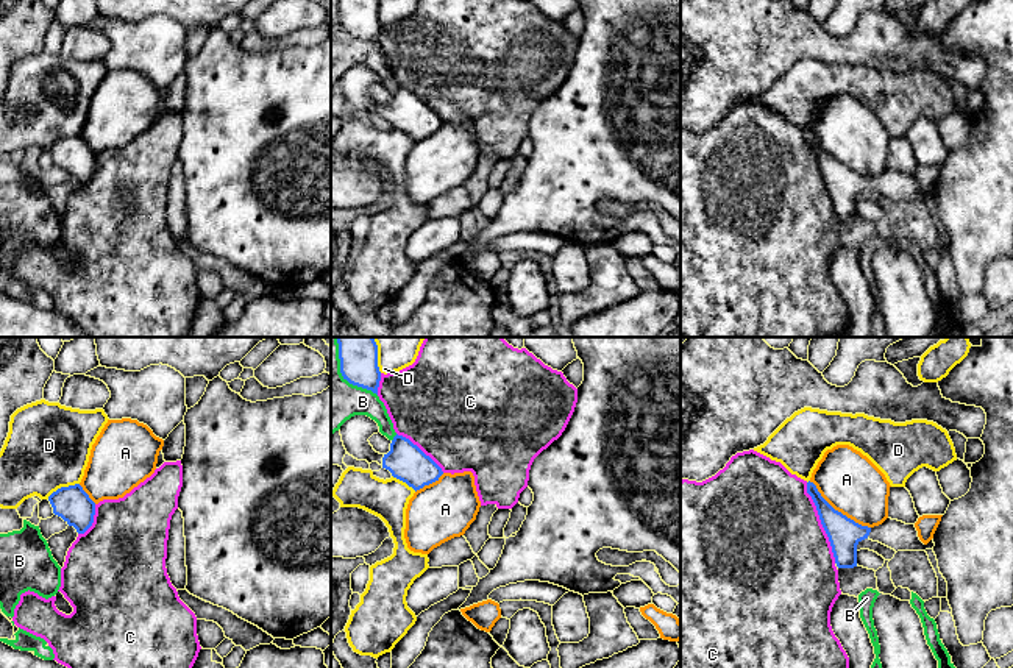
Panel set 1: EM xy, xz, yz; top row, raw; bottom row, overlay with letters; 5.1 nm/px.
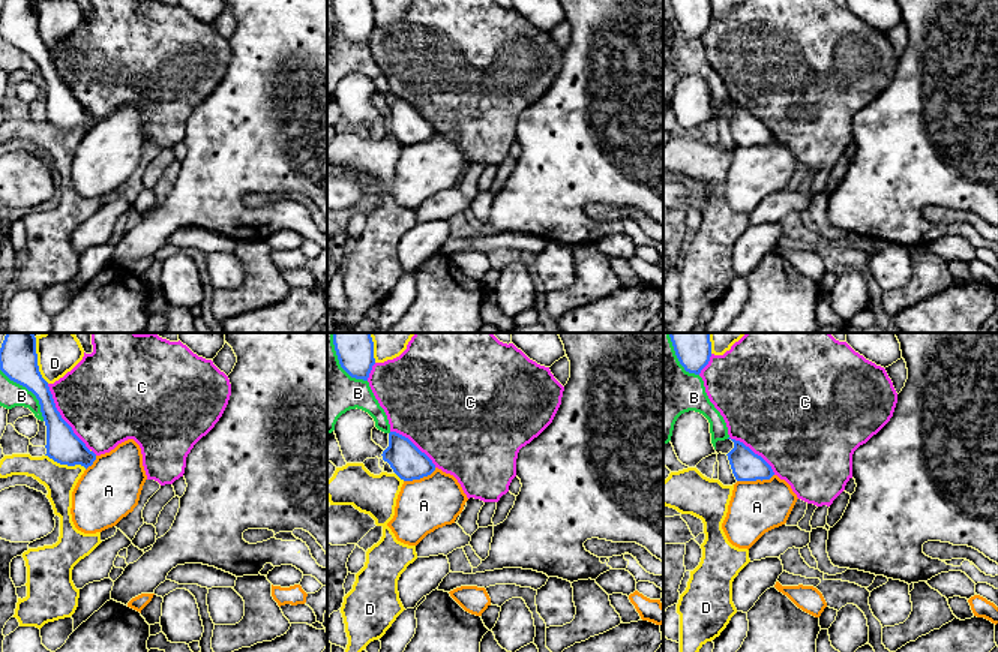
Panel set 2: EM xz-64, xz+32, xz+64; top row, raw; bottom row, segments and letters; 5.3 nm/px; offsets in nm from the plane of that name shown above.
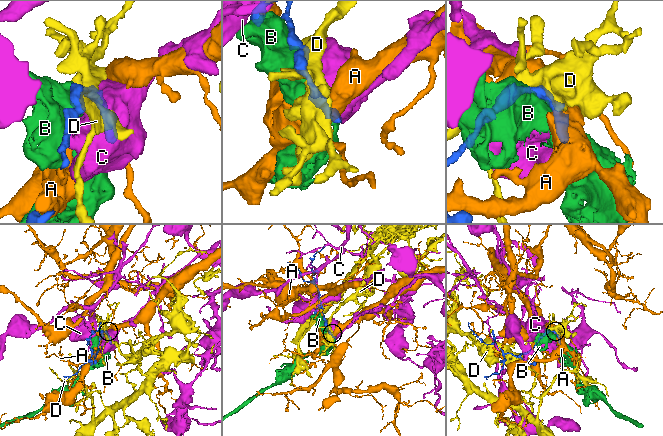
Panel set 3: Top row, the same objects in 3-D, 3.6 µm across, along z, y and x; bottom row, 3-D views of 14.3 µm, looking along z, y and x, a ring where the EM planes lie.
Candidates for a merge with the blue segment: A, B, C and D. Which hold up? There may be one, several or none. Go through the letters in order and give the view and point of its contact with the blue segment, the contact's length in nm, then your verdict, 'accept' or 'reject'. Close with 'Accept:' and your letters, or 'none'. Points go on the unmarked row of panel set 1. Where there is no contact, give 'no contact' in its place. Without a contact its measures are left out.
A: yz (837, 161) | 400 nm | reject
B: xz (347, 30) | 320 nm | reject
C: yz (821, 174) | 440 nm | reject
D: xy (63, 138) | 190 nm | reject
Accept: none

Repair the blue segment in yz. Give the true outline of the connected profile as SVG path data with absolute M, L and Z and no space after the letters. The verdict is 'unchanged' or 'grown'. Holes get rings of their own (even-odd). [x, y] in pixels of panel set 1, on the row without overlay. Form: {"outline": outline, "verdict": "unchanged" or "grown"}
{"outline": "M810 131L807 133L807 144L816 156L838 219L857 217L857 195L865 189L879 192L896 203L926 201L935 197L933 189L927 195L919 190L915 175L905 175L891 169L887 169L882 175L874 178L855 173L835 161Z", "verdict": "grown"}

